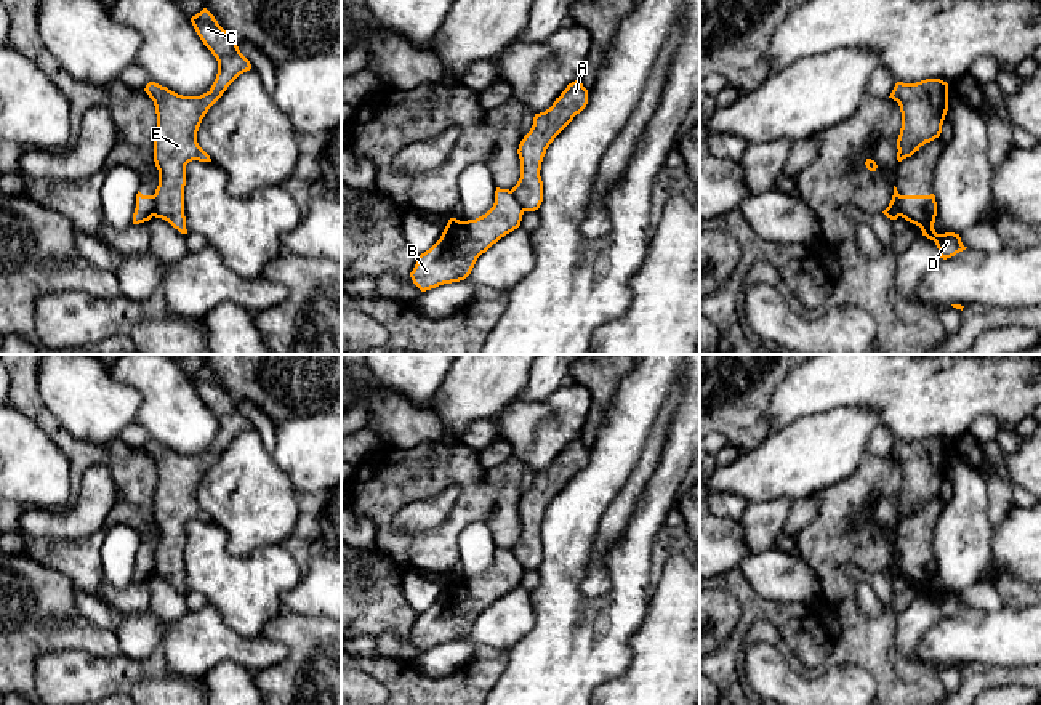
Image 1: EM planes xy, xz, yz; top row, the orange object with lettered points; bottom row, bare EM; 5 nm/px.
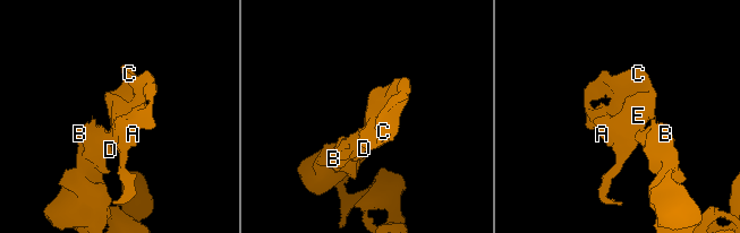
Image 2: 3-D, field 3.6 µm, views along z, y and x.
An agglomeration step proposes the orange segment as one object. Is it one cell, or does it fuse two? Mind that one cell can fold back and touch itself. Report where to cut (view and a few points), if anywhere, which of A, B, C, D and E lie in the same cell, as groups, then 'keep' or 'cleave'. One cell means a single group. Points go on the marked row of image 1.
xy (152, 196), (154, 215) | A C E / B D | cleave

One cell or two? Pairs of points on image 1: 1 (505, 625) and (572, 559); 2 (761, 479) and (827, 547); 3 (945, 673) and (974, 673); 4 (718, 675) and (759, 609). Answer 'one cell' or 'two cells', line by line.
1: two cells
2: two cells
3: two cells
4: one cell

